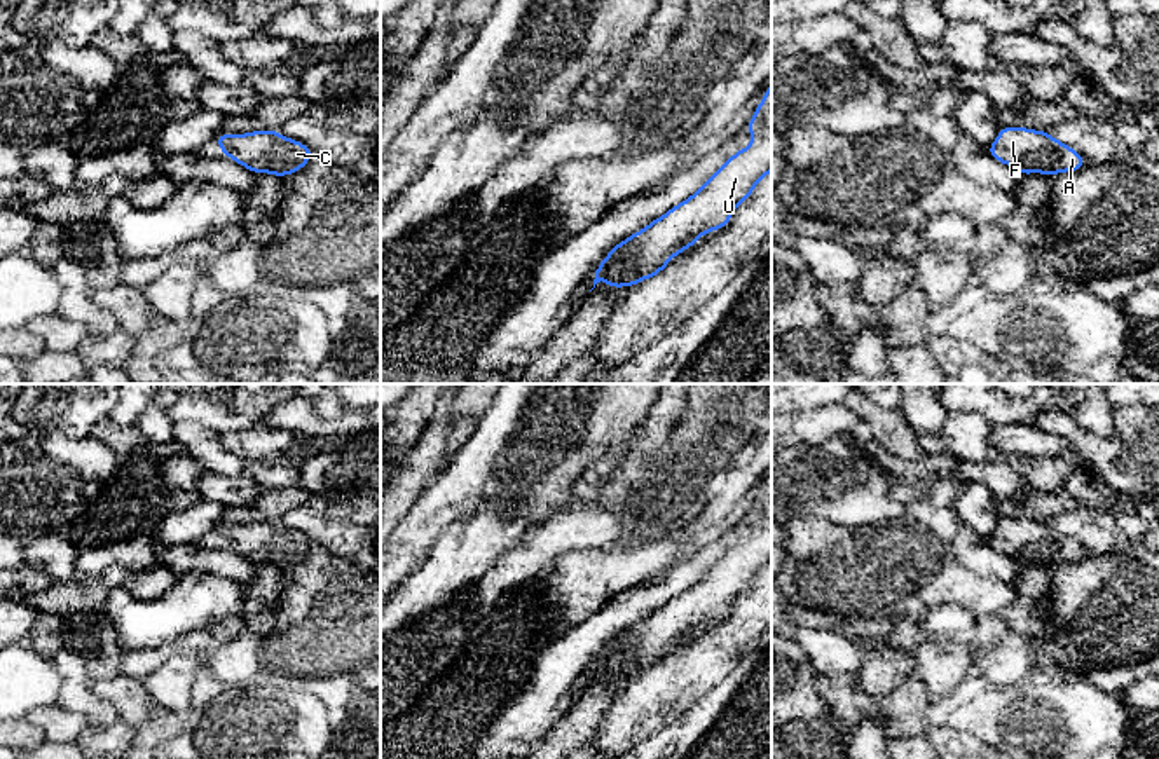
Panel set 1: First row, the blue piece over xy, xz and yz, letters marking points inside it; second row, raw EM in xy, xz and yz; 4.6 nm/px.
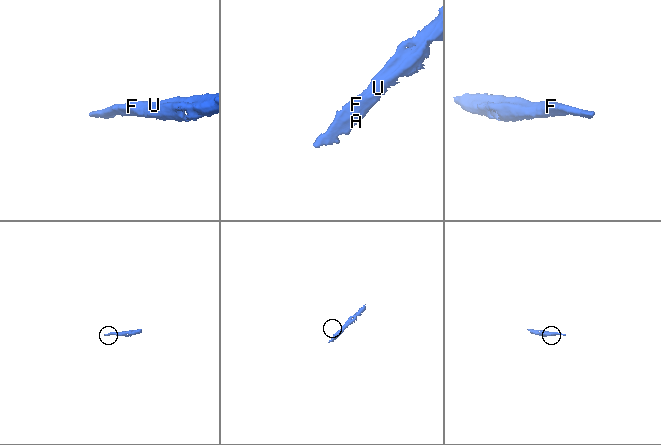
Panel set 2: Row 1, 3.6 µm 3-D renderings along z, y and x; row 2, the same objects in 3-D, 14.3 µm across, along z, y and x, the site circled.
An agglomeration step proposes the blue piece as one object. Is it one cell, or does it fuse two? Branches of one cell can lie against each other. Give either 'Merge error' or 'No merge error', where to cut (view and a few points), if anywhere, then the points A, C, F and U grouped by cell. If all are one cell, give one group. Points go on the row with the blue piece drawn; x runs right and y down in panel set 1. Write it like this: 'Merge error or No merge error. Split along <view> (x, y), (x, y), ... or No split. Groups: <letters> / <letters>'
No merge error. No split. Groups: A C F U

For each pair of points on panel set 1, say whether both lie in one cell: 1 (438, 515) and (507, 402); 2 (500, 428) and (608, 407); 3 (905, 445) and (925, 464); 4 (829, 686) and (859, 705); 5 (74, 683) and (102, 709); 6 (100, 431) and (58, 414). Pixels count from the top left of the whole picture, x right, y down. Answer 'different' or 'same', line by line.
1: same
2: different
3: different
4: same
5: same
6: different

